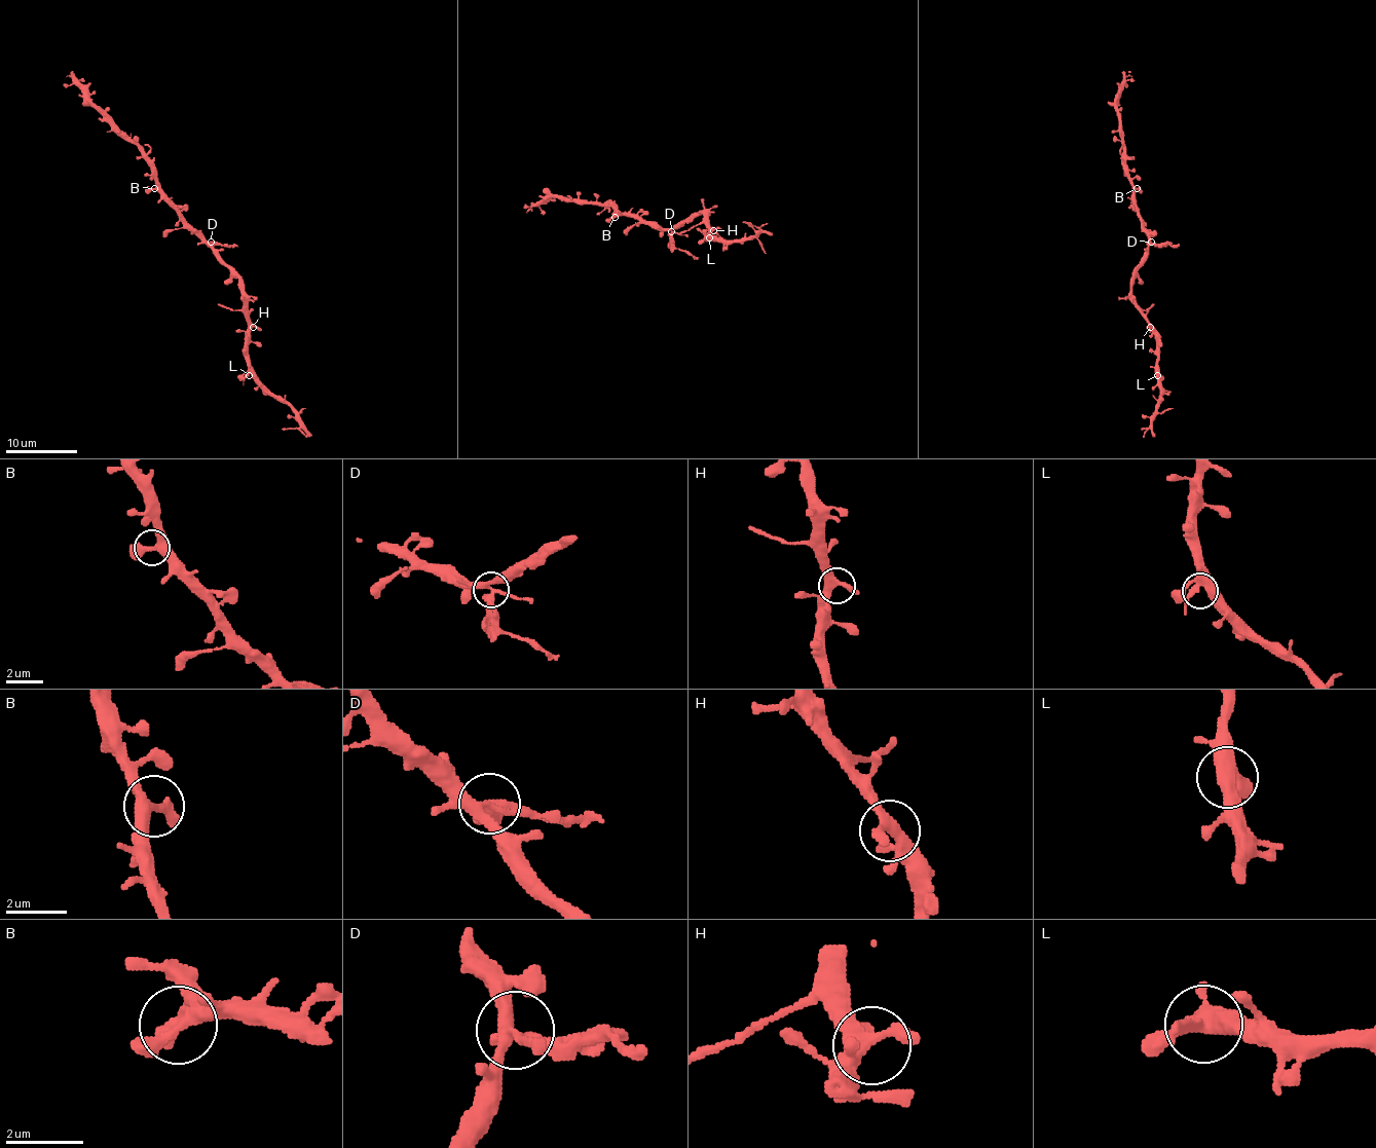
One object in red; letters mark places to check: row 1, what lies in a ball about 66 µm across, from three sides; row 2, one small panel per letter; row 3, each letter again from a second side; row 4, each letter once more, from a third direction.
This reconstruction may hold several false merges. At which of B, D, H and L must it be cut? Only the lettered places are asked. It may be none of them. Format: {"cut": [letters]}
{"cut": ["D"]}

